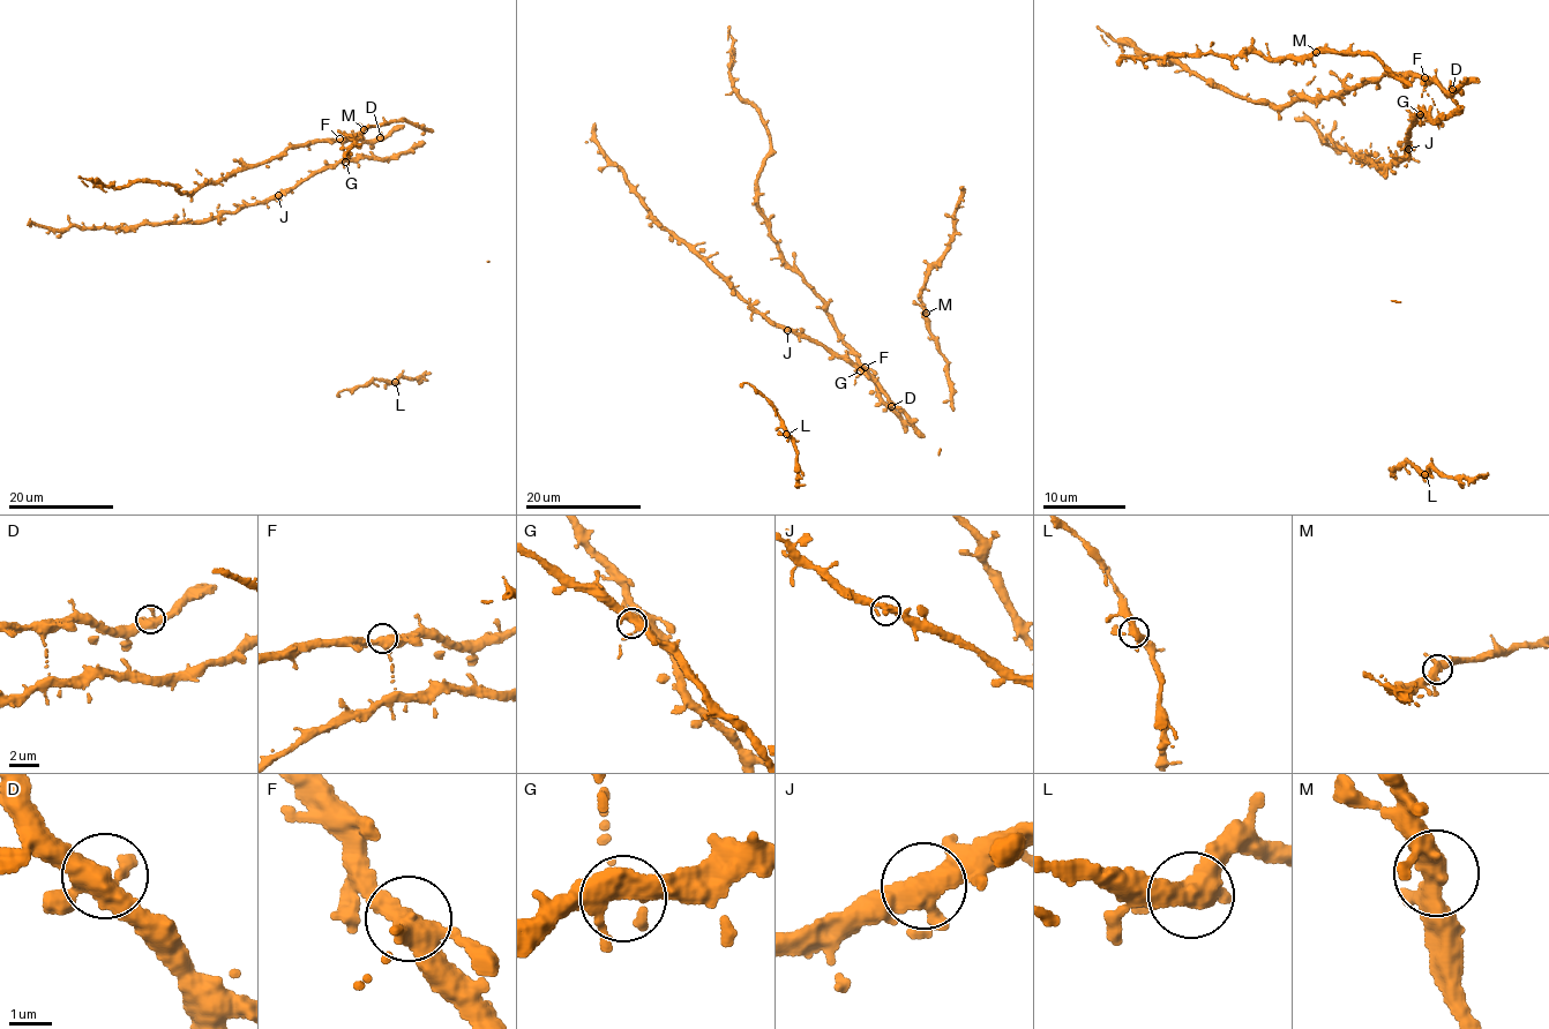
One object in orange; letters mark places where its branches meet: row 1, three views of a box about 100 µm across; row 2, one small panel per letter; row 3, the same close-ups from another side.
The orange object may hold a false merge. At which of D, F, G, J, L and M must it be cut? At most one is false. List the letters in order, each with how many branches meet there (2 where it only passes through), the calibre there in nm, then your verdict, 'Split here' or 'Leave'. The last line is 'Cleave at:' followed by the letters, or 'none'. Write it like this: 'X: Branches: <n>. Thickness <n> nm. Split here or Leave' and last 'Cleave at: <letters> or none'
D: Branches: 4. Thickness 380 nm. Leave
F: Branches: 4. Thickness 400 nm. Leave
G: Branches: 4. Thickness 380 nm. Leave
J: Branches: 4. Thickness 400 nm. Leave
L: Branches: 4. Thickness 400 nm. Leave
M: Branches: 4. Thickness 400 nm. Leave
Cleave at: none

